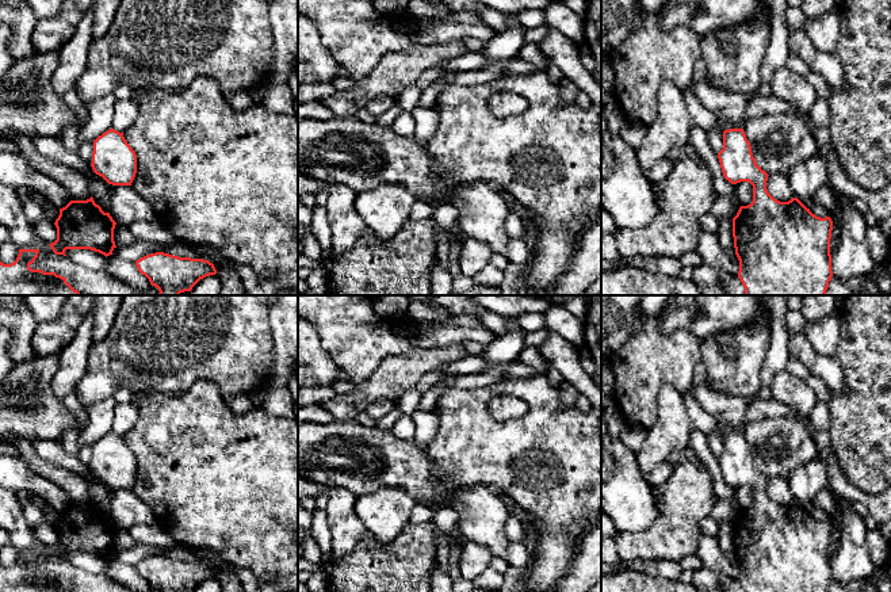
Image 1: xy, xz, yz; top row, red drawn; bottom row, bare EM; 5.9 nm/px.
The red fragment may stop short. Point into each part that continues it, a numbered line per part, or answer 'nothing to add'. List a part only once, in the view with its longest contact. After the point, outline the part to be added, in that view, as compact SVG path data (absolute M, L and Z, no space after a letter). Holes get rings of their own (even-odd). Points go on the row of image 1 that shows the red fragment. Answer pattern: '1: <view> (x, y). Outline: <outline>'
nothing to add

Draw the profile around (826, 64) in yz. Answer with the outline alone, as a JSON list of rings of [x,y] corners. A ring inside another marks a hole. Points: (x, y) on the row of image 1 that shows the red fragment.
[[[788,28],[789,56],[802,58],[810,70],[821,75],[833,89],[848,88],[838,56],[818,50],[804,28]]]

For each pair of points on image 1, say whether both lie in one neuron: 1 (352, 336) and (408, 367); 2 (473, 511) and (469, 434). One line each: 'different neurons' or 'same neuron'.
1: different neurons
2: different neurons

